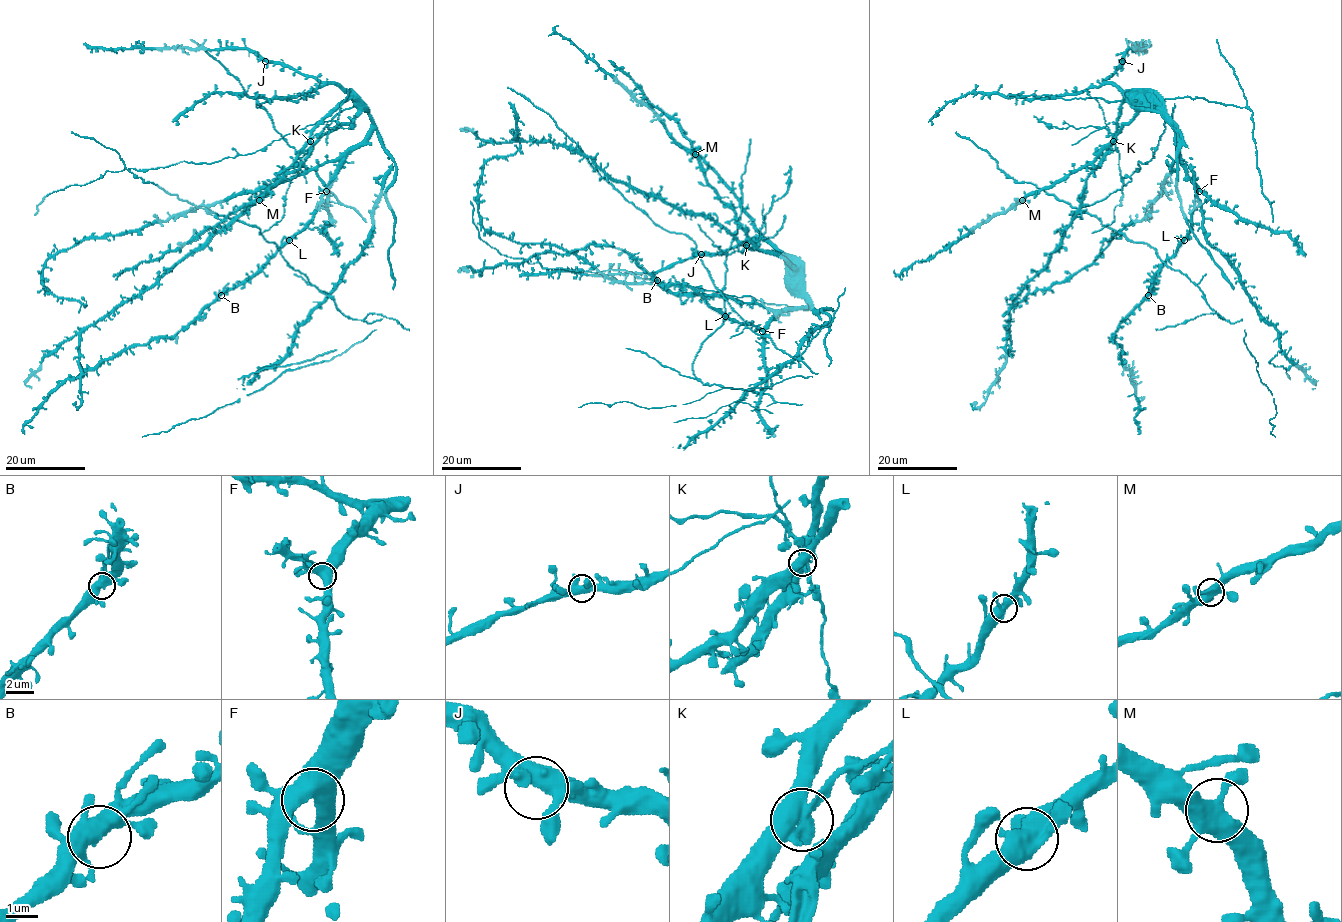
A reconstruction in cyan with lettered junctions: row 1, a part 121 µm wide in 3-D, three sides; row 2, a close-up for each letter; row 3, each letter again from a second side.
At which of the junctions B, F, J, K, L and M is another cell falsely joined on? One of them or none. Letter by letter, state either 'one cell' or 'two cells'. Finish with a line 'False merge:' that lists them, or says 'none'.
B: one cell
F: one cell
J: one cell
K: two cells
L: one cell
M: one cell
False merge: K

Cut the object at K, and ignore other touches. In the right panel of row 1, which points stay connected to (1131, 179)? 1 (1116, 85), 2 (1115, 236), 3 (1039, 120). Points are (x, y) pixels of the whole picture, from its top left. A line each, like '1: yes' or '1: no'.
1: yes
2: yes
3: no

